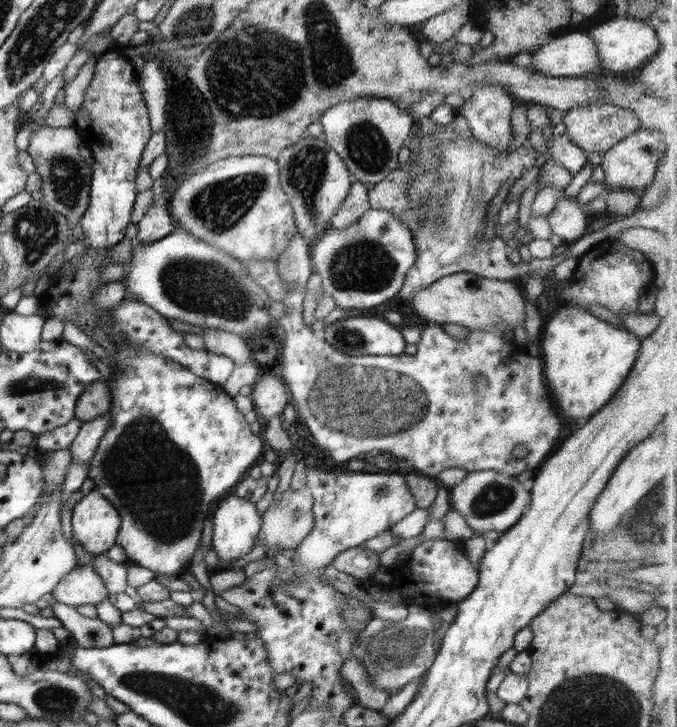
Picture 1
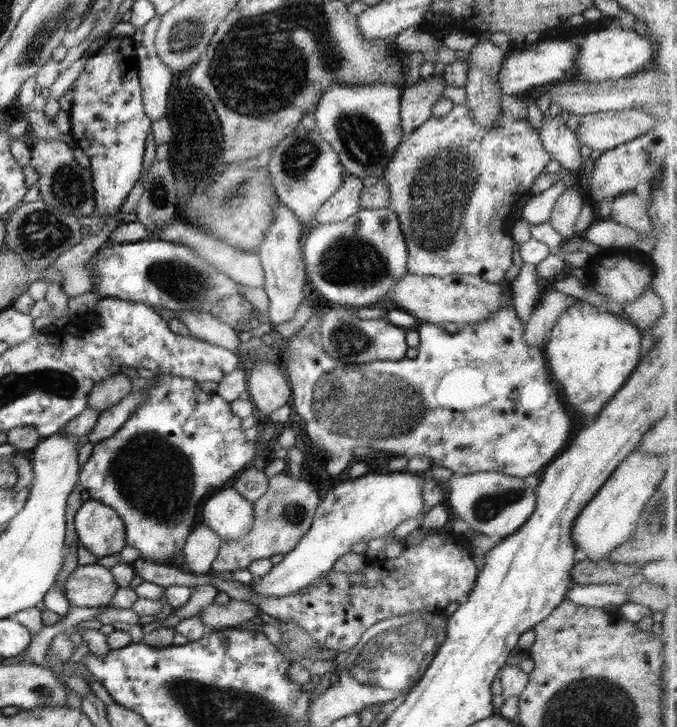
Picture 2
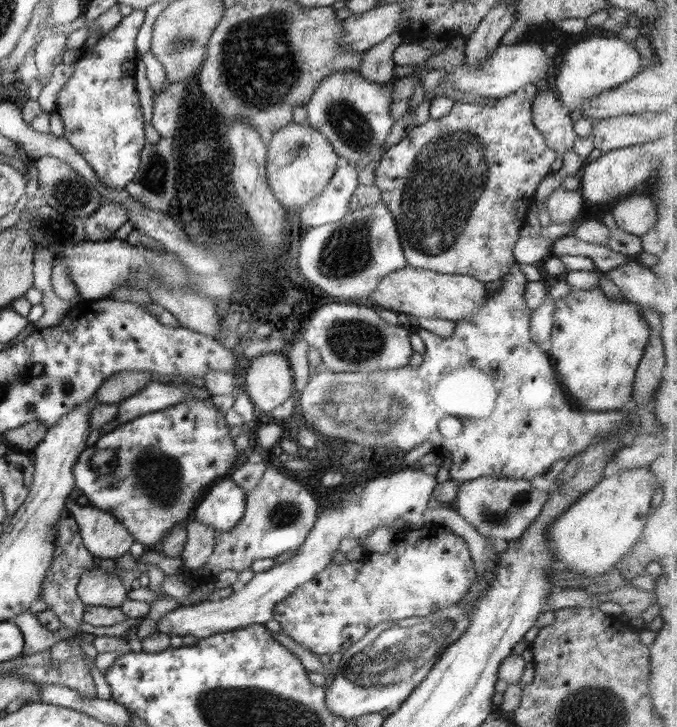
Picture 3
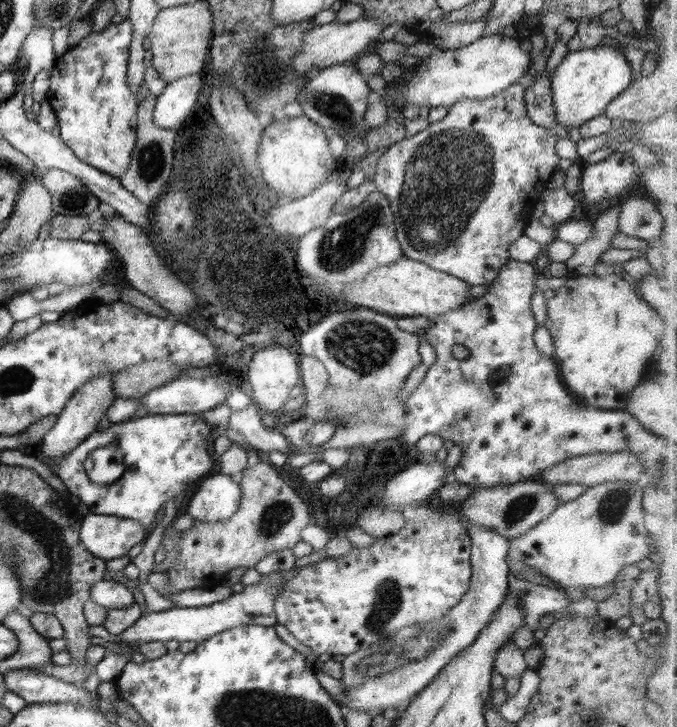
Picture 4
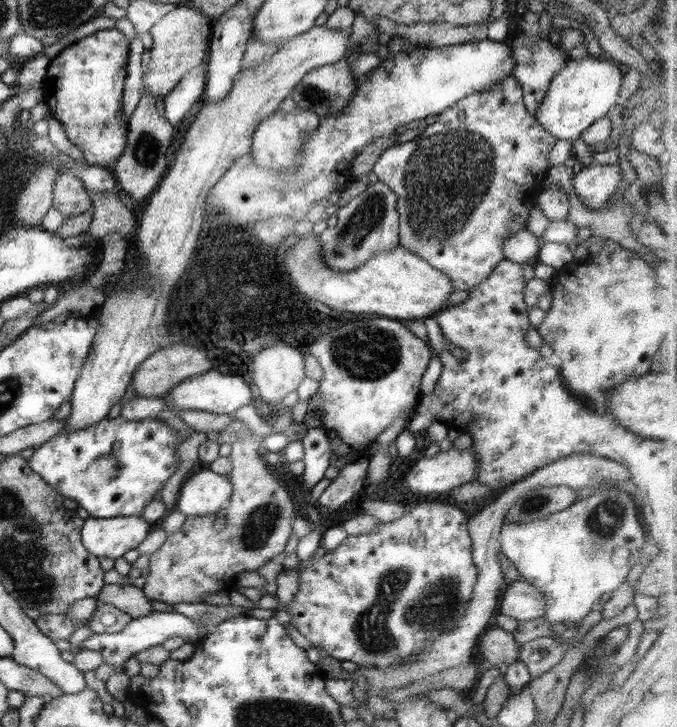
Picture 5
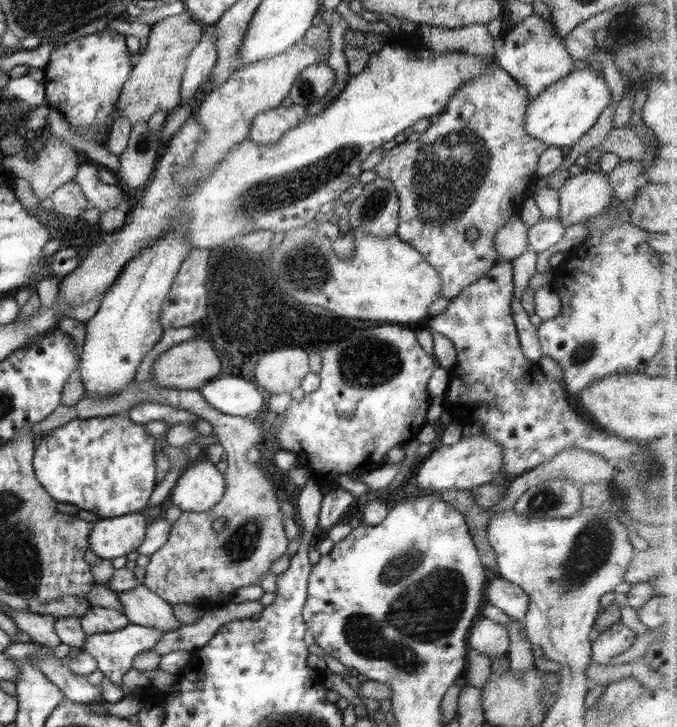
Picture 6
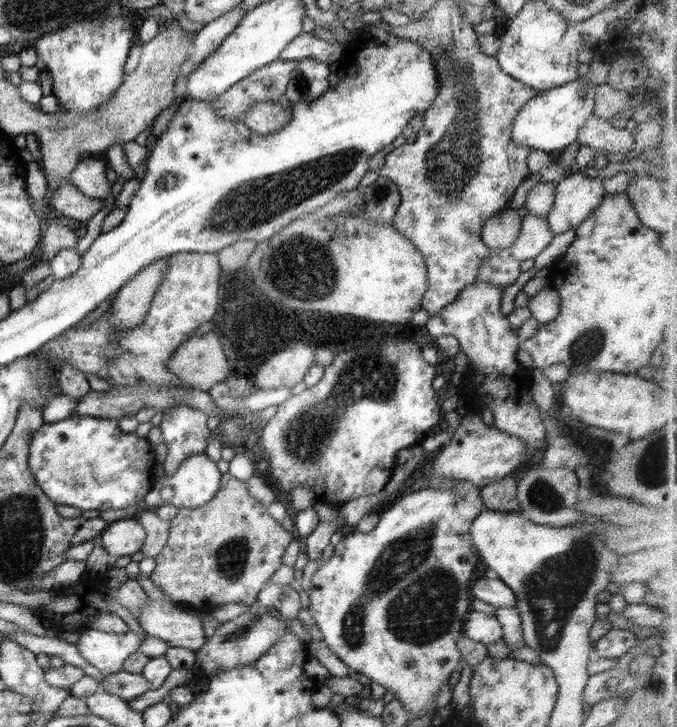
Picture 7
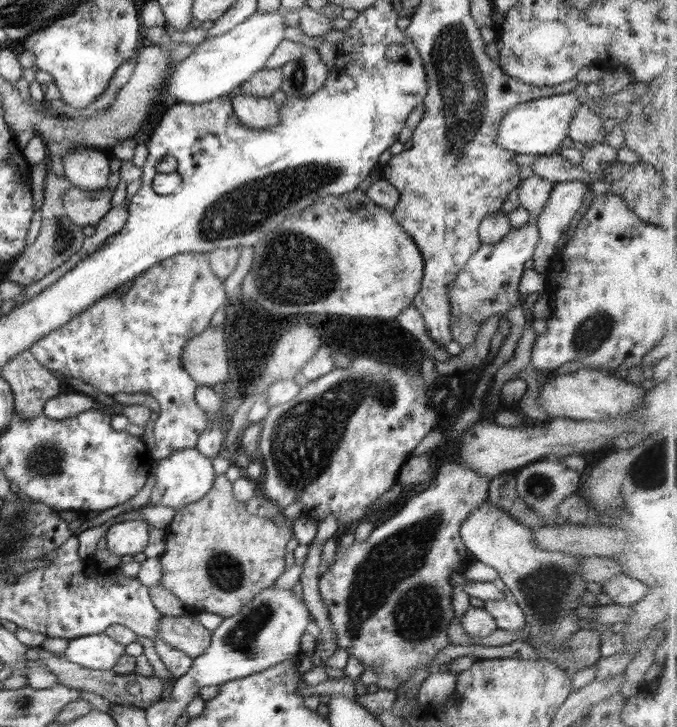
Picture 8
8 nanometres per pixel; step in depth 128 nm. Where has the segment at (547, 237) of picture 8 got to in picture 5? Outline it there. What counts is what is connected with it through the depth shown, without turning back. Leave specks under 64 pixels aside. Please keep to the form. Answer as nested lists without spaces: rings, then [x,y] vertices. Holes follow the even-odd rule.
[[[591,164],[588,167],[583,166],[581,171],[574,175],[573,191],[579,196],[580,202],[588,208],[598,210],[607,204],[610,196],[616,192],[621,180],[623,180],[622,172],[618,164]]]

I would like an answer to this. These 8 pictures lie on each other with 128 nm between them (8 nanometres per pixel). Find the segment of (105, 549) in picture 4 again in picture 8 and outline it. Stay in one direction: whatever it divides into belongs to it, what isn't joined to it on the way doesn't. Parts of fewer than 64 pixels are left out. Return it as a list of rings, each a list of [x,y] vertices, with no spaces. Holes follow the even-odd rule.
[[[130,520],[110,526],[105,535],[108,551],[123,557],[135,556],[142,553],[148,546],[150,538],[150,524],[144,521]]]

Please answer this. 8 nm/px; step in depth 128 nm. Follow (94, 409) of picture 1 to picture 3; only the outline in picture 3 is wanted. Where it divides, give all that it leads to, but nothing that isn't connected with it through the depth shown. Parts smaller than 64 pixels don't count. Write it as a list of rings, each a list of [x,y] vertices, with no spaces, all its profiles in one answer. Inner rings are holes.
[[[119,372],[107,378],[95,392],[95,399],[100,404],[117,404],[134,396],[152,380],[152,372]]]

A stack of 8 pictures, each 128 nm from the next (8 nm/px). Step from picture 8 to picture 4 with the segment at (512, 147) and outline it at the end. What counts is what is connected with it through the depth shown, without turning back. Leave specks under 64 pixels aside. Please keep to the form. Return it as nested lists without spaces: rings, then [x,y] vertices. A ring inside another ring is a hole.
[[[599,45],[588,50],[568,52],[551,74],[551,94],[555,117],[570,130],[603,114],[604,109],[616,96],[628,90],[632,81],[632,66],[626,56],[610,46]]]

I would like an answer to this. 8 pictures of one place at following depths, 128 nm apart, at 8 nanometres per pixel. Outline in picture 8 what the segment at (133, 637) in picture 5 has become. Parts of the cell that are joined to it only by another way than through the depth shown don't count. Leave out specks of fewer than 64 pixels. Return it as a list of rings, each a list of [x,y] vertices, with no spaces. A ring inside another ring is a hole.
[[[94,634],[74,638],[64,654],[64,658],[82,668],[113,670],[118,659],[125,654],[125,646],[106,634]]]

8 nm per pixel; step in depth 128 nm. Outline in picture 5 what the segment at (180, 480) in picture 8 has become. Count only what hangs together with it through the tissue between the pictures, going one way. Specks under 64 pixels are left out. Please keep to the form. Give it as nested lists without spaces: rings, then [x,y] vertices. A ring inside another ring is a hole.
[[[200,466],[182,485],[176,509],[188,517],[204,517],[226,509],[232,497],[229,477],[216,474],[208,466]]]

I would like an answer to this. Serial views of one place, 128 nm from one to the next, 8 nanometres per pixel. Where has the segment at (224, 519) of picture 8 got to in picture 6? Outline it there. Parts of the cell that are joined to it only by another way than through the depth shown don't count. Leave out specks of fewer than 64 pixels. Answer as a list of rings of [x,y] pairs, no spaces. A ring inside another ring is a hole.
[[[148,379],[140,385],[136,385],[136,381],[132,381],[124,390],[116,394],[102,396],[101,394],[85,394],[82,400],[79,400],[74,406],[57,406],[57,409],[44,420],[35,423],[31,428],[36,438],[41,438],[49,430],[54,430],[58,426],[62,426],[66,422],[74,419],[89,419],[99,416],[126,414],[131,406],[136,406],[140,402],[159,402],[165,405],[174,405],[176,408],[188,410],[192,414],[199,416],[200,419],[208,420],[213,426],[213,435],[217,436],[220,446],[224,448],[227,462],[227,469],[223,472],[226,488],[224,497],[206,512],[190,513],[182,512],[182,515],[172,523],[168,541],[164,546],[154,552],[150,556],[150,562],[146,566],[145,576],[140,584],[149,588],[154,594],[163,598],[171,605],[188,604],[198,609],[215,608],[228,602],[228,600],[236,594],[238,588],[242,586],[250,586],[251,584],[259,584],[260,575],[267,575],[272,563],[277,561],[282,555],[286,554],[287,547],[291,540],[286,537],[284,530],[284,512],[280,510],[280,500],[276,496],[272,482],[268,482],[268,478],[264,475],[262,468],[256,463],[248,461],[246,454],[248,450],[255,447],[256,444],[268,439],[268,428],[263,428],[260,424],[259,417],[251,416],[230,416],[224,414],[216,408],[212,408],[204,400],[198,388],[194,390],[162,388]],[[225,518],[226,526],[221,534],[213,530],[215,520]]]

